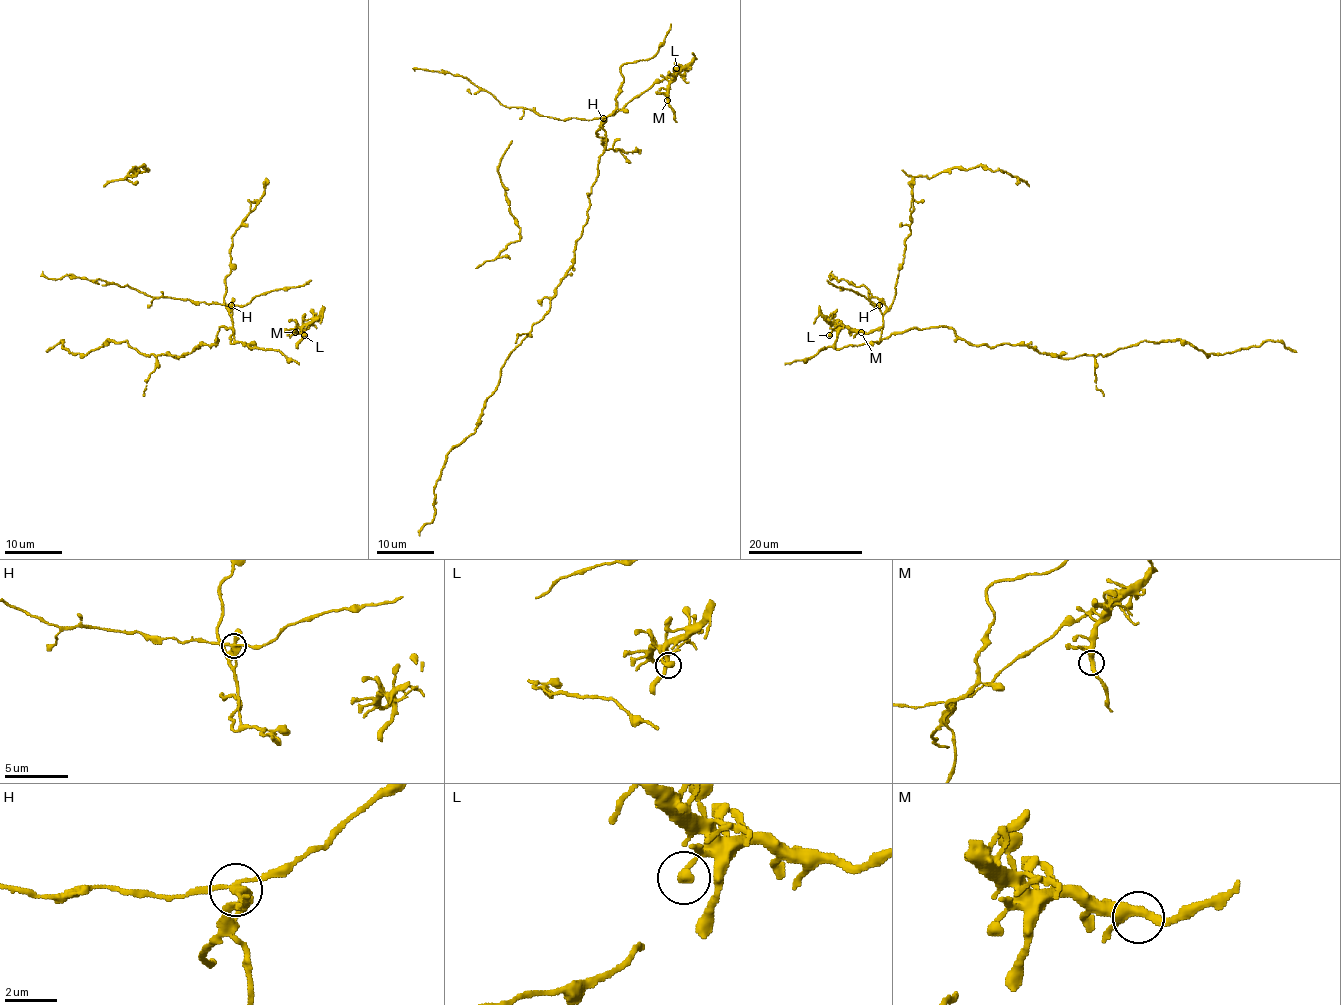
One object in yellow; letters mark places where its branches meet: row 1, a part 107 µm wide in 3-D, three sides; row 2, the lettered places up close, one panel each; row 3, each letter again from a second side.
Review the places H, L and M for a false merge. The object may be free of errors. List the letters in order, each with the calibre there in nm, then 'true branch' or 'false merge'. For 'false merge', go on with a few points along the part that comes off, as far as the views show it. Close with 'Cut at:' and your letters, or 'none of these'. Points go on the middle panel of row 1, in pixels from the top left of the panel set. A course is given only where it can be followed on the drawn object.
H: 260 nm thick; false merge; foreign part runs (603, 119), (605, 147), (574, 265), (501, 369), (478, 427), (446, 456), (435, 517), (419, 536)
L: 440 nm thick; true branch
M: 340 nm thick; true branch
Cut at: H

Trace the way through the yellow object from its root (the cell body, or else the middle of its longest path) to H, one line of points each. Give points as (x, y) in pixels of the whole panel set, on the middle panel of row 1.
H: (595, 179), (600, 156), (605, 146), (605, 131), (601, 127), (605, 120), (603, 119)

